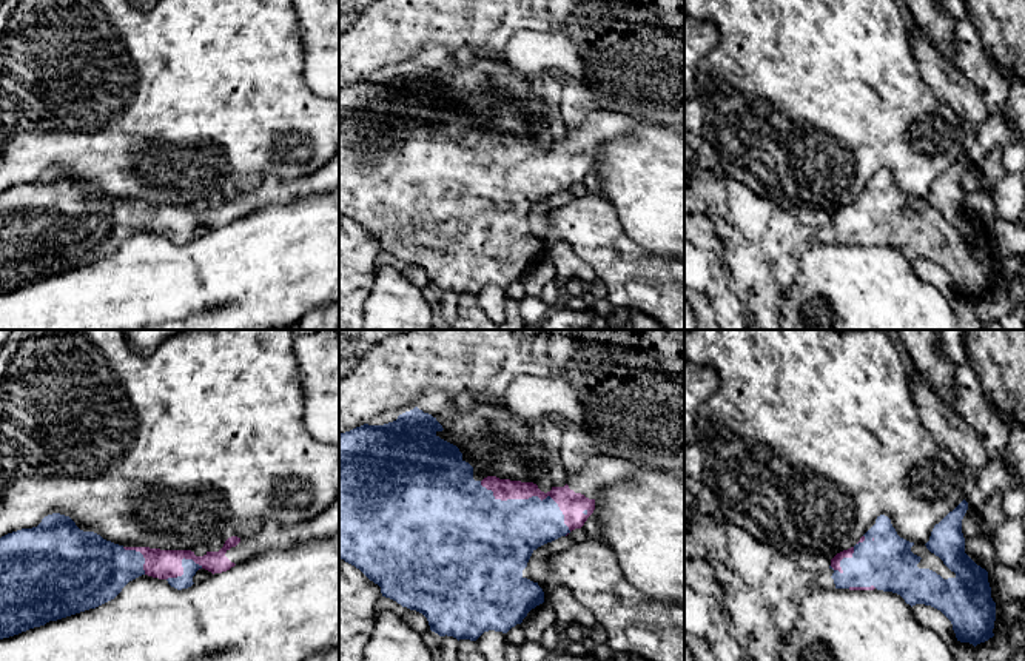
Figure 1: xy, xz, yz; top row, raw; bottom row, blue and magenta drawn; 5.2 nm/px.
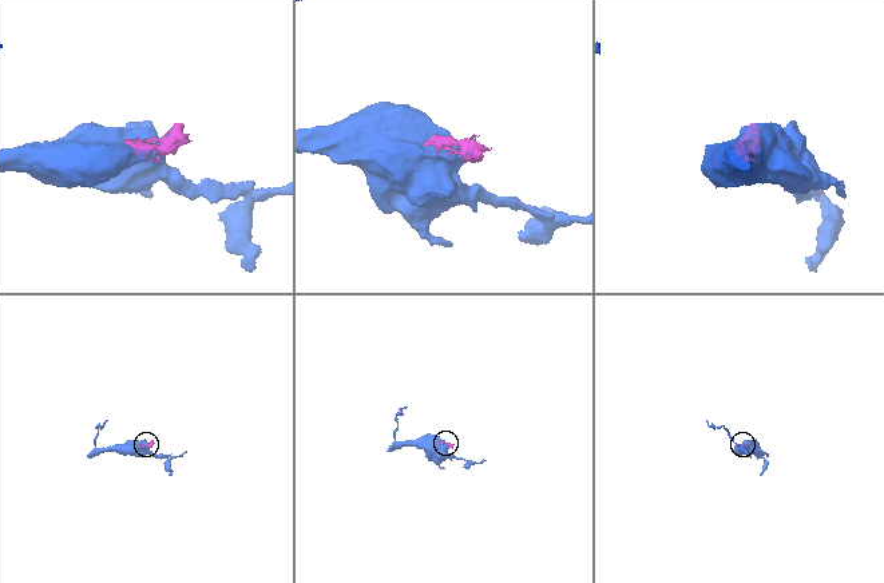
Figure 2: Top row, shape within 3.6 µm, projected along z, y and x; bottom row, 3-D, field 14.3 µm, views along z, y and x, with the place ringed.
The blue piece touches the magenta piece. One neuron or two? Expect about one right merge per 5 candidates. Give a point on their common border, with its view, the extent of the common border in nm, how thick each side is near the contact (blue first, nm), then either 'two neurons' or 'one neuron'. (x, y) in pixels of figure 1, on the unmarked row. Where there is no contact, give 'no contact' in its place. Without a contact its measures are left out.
meets blue in xz at (530, 153); contact 550 nm long; 360 nm thick on the blue side, 130 nm on the other; one neuron

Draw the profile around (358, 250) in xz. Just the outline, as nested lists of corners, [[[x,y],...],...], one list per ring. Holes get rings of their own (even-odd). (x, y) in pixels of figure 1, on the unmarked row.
[[[339,213],[339,330],[362,330],[362,305],[371,293],[381,242]]]

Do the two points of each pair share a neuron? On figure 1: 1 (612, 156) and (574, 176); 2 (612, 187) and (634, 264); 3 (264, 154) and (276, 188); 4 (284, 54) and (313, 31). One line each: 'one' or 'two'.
1: two
2: two
3: two
4: two

